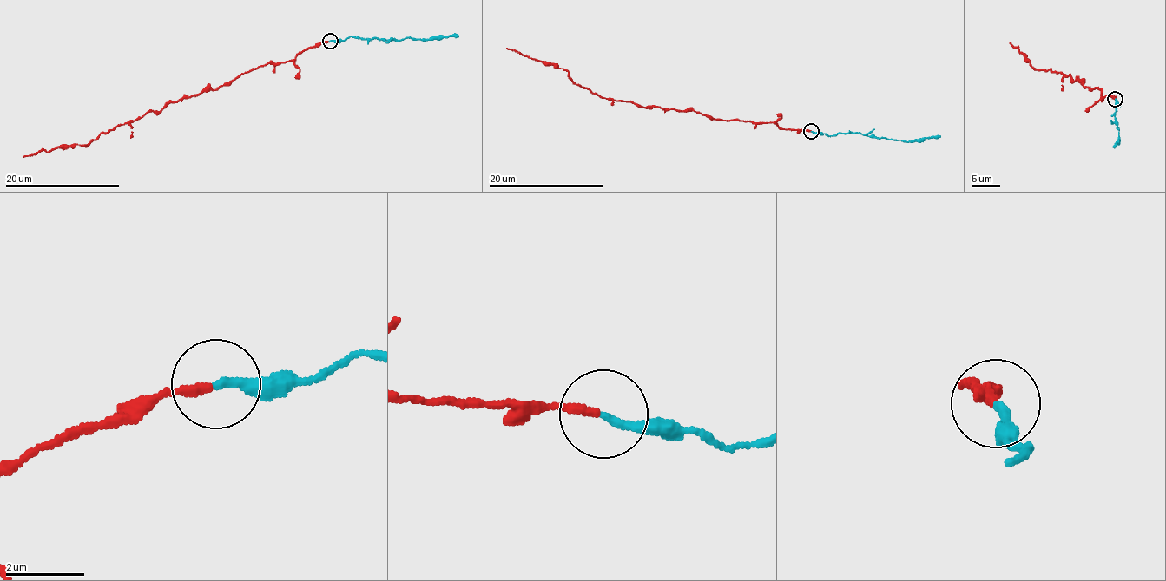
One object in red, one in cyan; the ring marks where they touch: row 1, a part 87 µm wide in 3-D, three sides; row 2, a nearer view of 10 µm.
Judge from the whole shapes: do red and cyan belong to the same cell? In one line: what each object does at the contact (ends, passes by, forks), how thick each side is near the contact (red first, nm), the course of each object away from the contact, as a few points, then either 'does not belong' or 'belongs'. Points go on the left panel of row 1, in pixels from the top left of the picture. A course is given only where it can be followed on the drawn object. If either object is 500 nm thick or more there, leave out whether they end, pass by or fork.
red ends | cyan ends | 190/200 nm | red via (329, 42), (168, 101), (87, 146), (23, 156) | cyan via (329, 42), (345, 41), (348, 36), (432, 40), (457, 35) | does not belong

